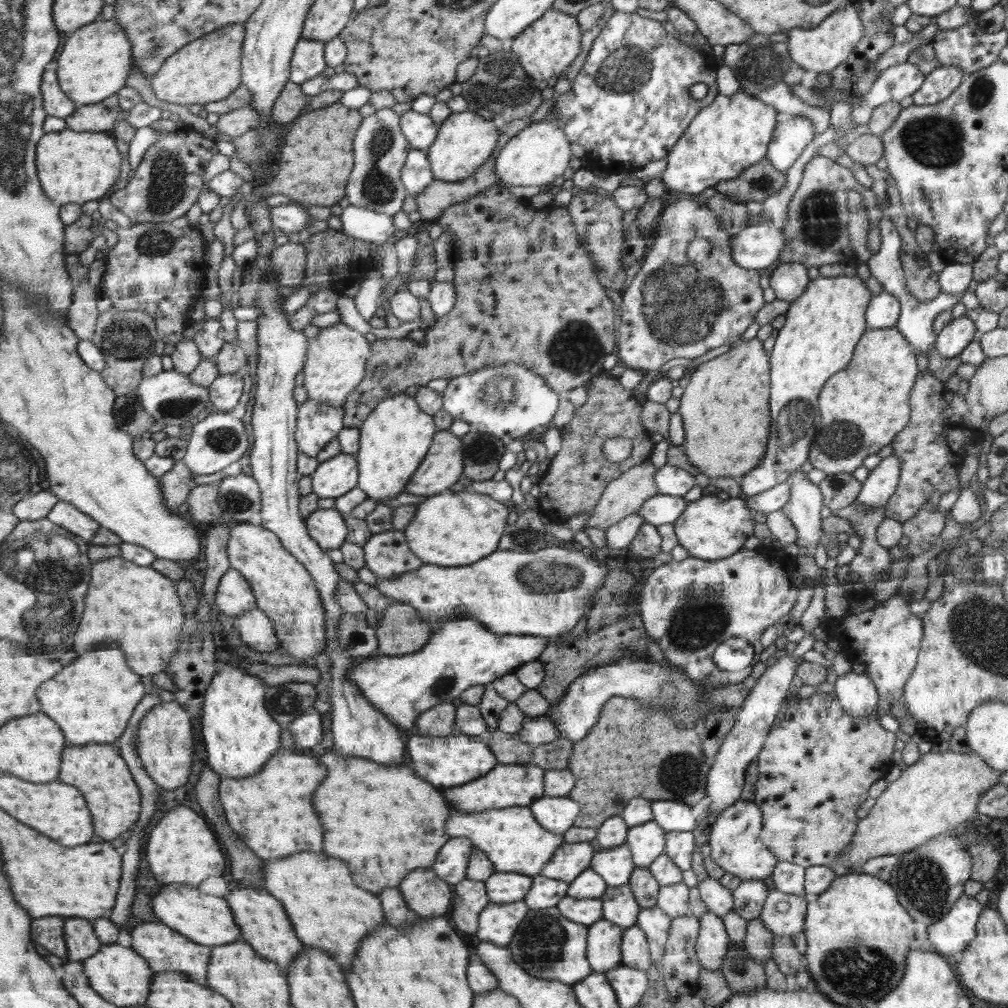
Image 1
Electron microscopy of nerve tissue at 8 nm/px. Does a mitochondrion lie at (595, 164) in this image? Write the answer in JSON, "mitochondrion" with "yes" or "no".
{"mitochondrion":"no"}

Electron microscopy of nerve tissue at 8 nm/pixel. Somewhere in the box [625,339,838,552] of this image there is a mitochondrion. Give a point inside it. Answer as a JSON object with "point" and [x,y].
{"point":[796,416]}

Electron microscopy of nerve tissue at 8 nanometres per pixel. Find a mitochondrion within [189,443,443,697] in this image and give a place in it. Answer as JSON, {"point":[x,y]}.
{"point":[238,501]}

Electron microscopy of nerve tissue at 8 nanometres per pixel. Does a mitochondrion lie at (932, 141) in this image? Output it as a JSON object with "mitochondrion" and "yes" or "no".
{"mitochondrion":"yes"}

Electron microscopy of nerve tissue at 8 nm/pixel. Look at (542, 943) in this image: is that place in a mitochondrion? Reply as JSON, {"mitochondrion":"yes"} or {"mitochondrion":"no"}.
{"mitochondrion":"yes"}

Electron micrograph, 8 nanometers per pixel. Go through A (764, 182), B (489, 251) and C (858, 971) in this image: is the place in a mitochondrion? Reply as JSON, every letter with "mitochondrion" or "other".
{"A":"mitochondrion","B":"other","C":"mitochondrion"}

